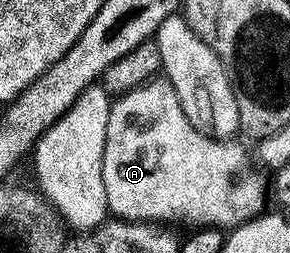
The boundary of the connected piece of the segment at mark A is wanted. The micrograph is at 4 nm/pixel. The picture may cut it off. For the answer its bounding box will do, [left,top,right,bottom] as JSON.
[102,76,270,228]

